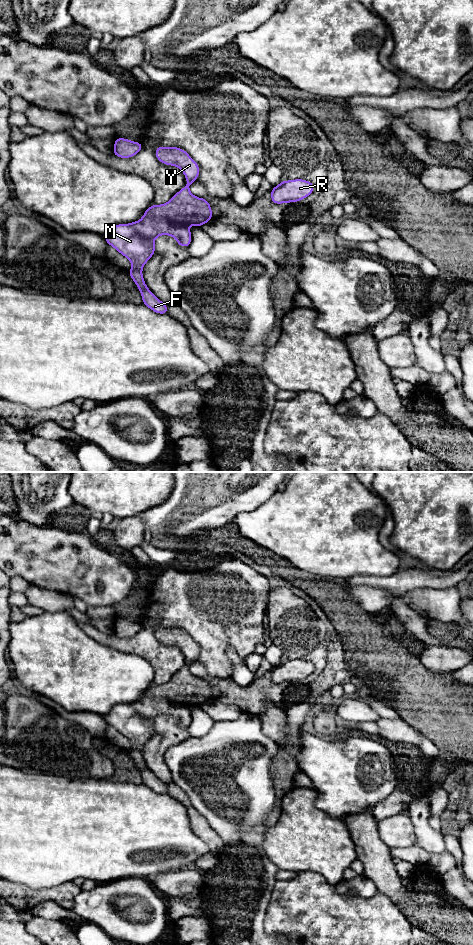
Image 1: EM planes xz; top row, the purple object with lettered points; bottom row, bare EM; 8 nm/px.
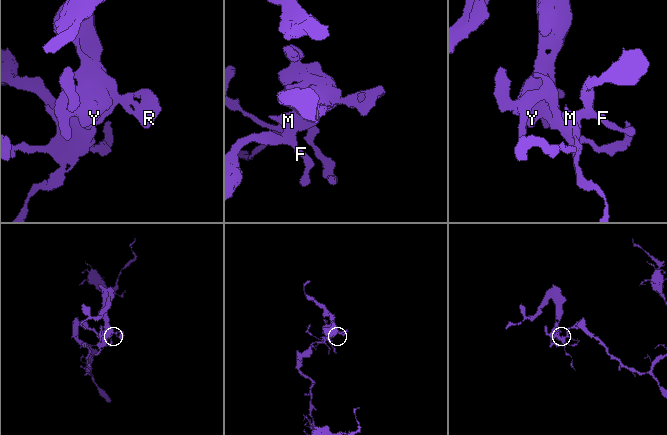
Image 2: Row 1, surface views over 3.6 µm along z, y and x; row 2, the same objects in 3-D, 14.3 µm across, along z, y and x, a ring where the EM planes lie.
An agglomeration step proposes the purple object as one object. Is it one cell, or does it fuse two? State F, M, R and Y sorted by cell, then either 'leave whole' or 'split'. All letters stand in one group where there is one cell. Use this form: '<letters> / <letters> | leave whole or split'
F M / R Y | split

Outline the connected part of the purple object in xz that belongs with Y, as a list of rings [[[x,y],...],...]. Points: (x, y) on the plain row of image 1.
[[[162,627],[155,629],[156,638],[165,645],[176,646],[184,653],[187,664],[167,683],[151,685],[143,694],[143,698],[166,698],[182,705],[201,705],[211,701],[212,689],[207,679],[194,676],[189,666],[197,661],[200,647],[189,634],[178,627]]]

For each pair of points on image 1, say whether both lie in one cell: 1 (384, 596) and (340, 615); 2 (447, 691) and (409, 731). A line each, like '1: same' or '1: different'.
1: same
2: different

